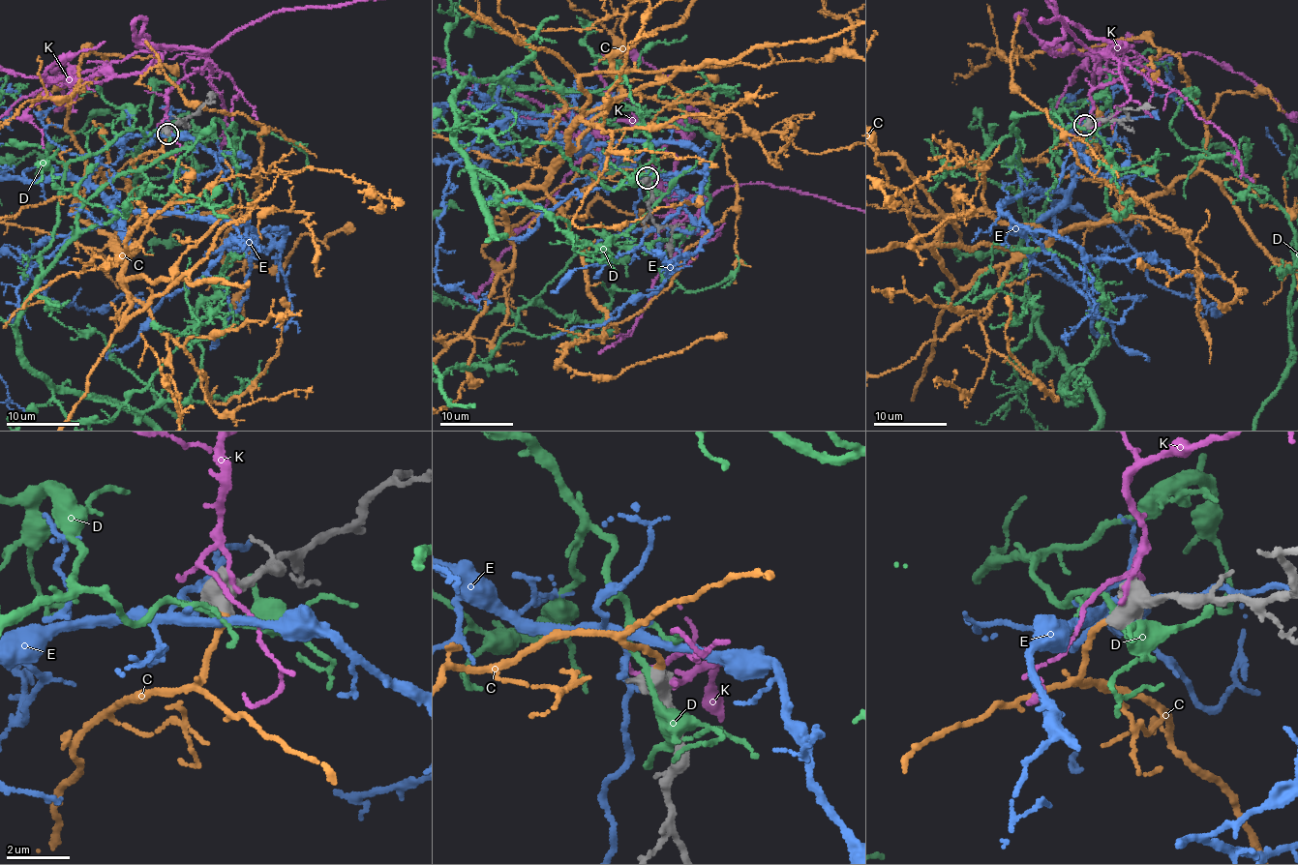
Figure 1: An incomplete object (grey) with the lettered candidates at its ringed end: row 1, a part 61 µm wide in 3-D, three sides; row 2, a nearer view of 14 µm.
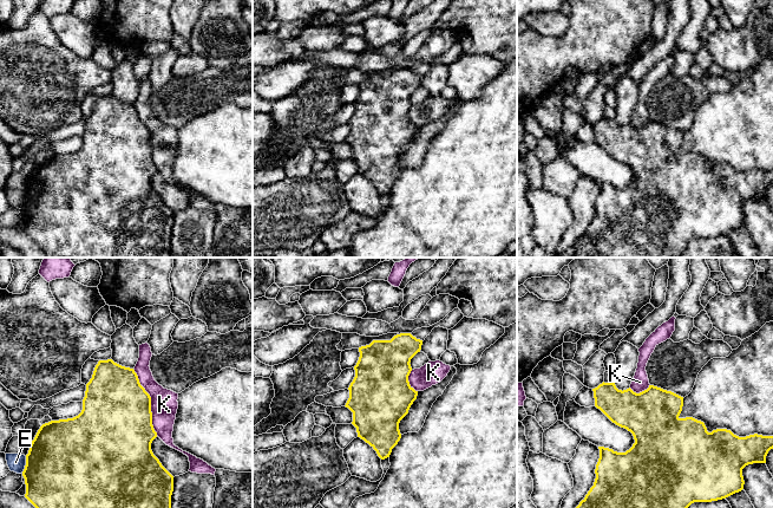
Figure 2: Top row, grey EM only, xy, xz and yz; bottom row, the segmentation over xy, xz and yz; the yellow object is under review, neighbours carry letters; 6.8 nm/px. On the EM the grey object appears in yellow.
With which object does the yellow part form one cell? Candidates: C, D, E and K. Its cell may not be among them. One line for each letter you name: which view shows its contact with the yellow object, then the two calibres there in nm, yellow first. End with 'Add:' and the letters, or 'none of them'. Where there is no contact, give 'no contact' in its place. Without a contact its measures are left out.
C: no contact
Add: C

